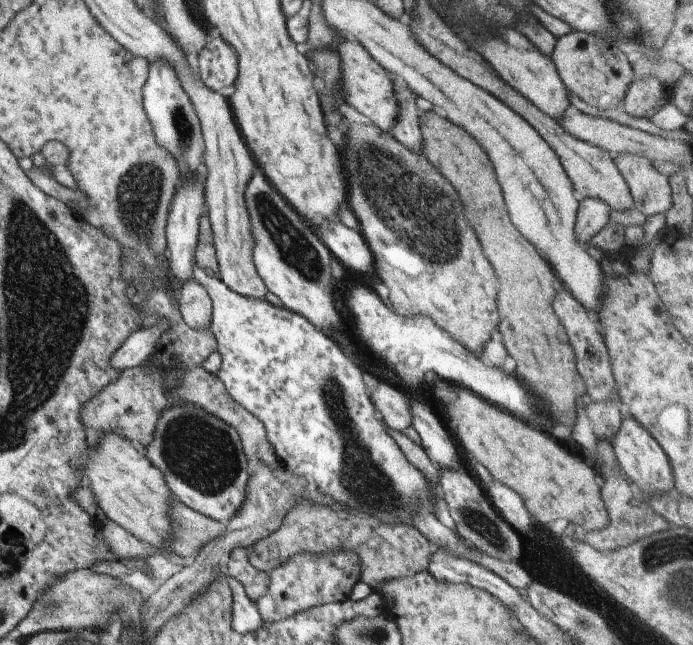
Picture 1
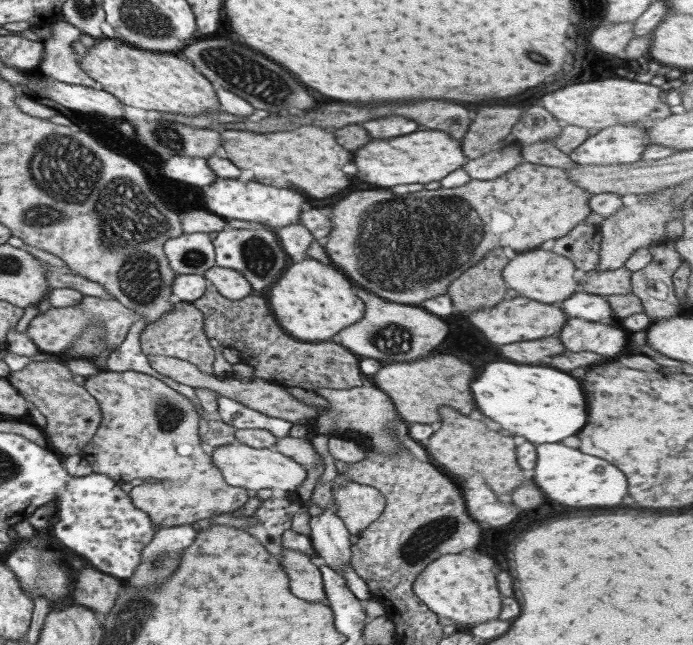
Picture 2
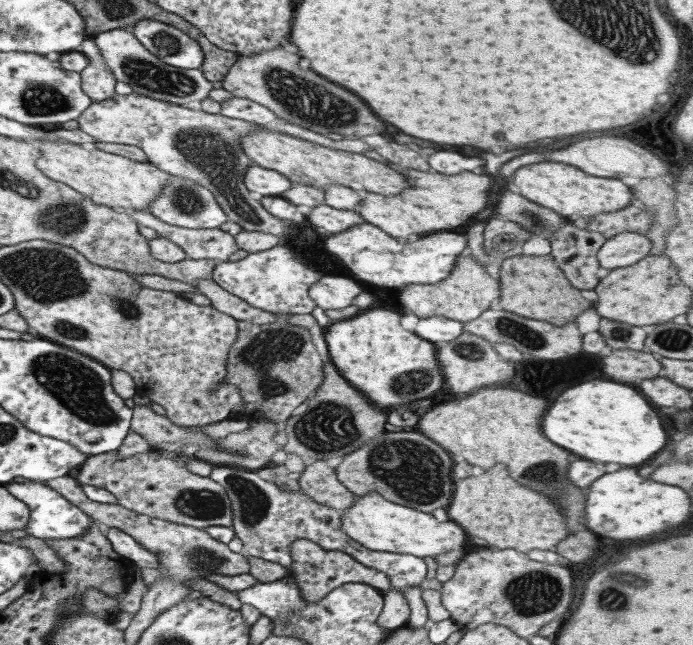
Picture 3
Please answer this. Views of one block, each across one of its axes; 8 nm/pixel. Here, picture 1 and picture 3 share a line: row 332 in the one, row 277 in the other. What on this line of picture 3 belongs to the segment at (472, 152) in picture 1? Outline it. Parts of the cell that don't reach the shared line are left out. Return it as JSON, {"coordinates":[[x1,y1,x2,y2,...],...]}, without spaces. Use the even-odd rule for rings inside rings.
{"coordinates":[[515,256,505,258,501,262,501,308,507,312,515,312,523,318,533,320,545,320,555,326,563,326,569,320,573,320,577,314,591,308,591,302,587,302,579,290,571,288,565,276,561,276,559,268,553,264,552,256]]}

